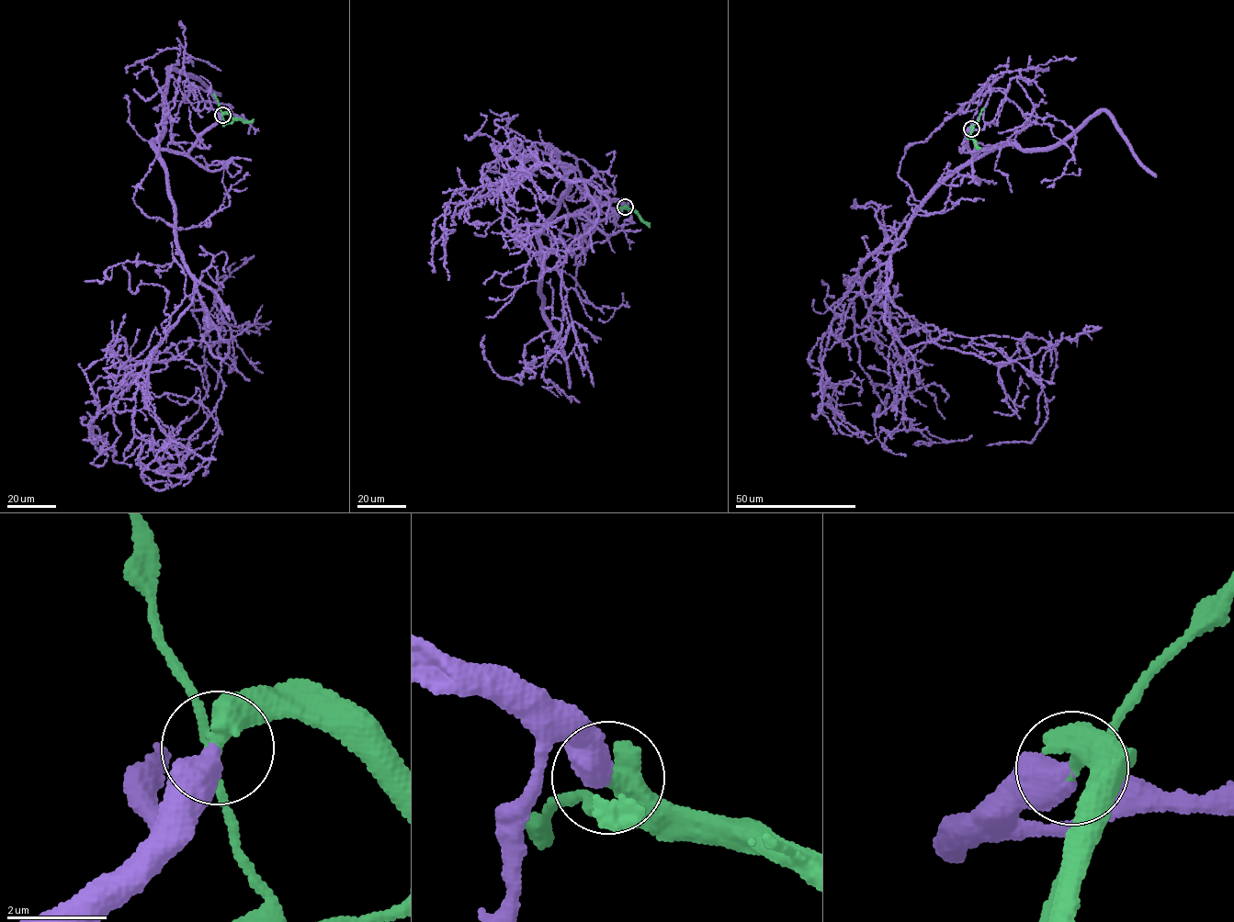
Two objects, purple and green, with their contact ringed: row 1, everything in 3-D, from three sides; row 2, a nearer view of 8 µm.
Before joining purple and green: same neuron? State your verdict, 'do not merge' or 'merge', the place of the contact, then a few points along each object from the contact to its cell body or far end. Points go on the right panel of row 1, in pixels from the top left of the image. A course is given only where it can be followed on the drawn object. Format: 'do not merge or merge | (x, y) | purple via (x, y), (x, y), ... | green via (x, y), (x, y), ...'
merge | (971, 129) | purple via (971, 129), (968, 151), (992, 148), (913, 218), (884, 318), (906, 348), (1030, 354), (1047, 420), (987, 445) | green via (971, 129), (971, 138), (980, 148)

